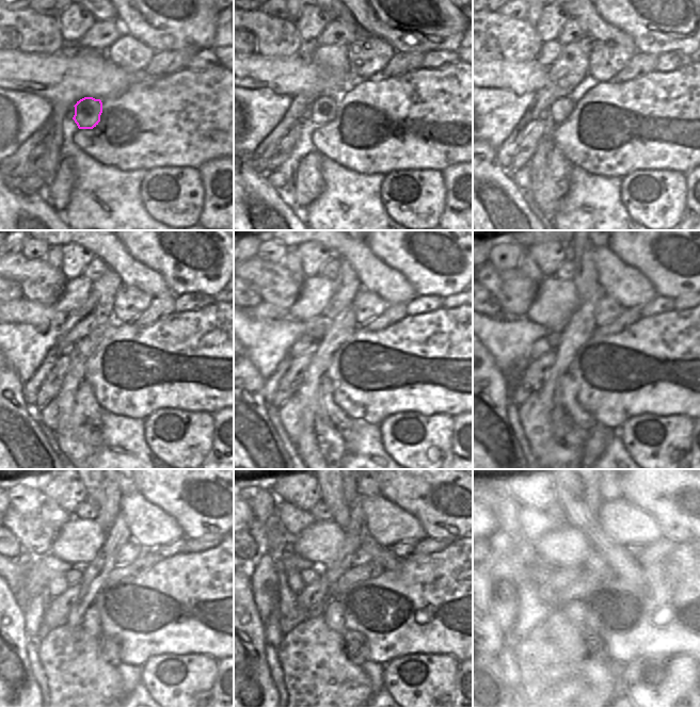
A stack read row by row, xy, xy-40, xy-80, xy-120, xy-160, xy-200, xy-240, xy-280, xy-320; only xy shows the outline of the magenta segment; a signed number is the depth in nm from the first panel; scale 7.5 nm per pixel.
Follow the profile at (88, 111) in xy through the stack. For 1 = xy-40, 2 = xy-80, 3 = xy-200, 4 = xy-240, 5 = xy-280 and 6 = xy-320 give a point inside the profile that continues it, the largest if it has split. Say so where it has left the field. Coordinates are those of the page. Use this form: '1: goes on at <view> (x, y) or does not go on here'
1: goes on at xy-40 (323, 109)
2: goes on at xy-80 (559, 110)
3: goes on at xy-200 (553, 337)
4: goes on at xy-240 (73, 576)
5: goes on at xy-280 (308, 575)
6: goes on at xy-320 (508, 510)

